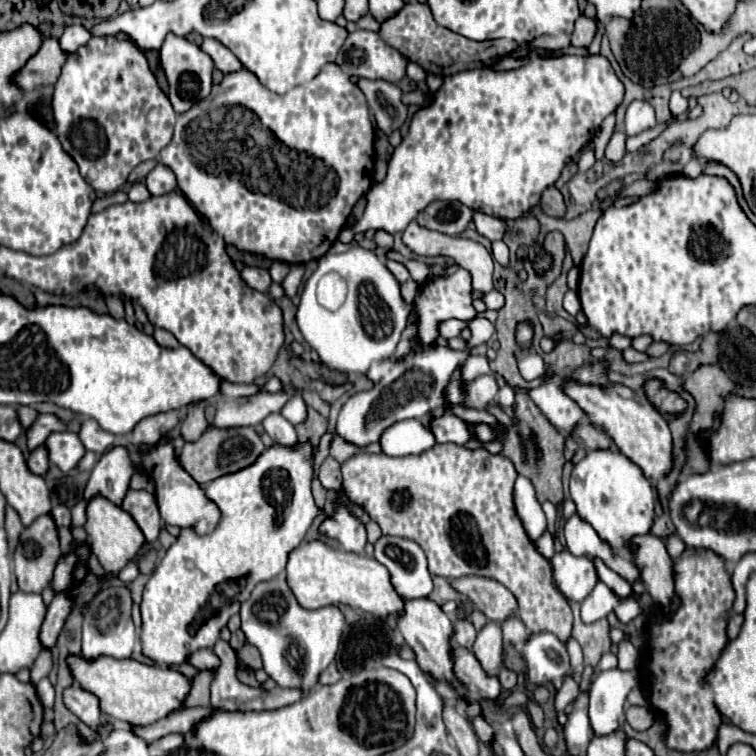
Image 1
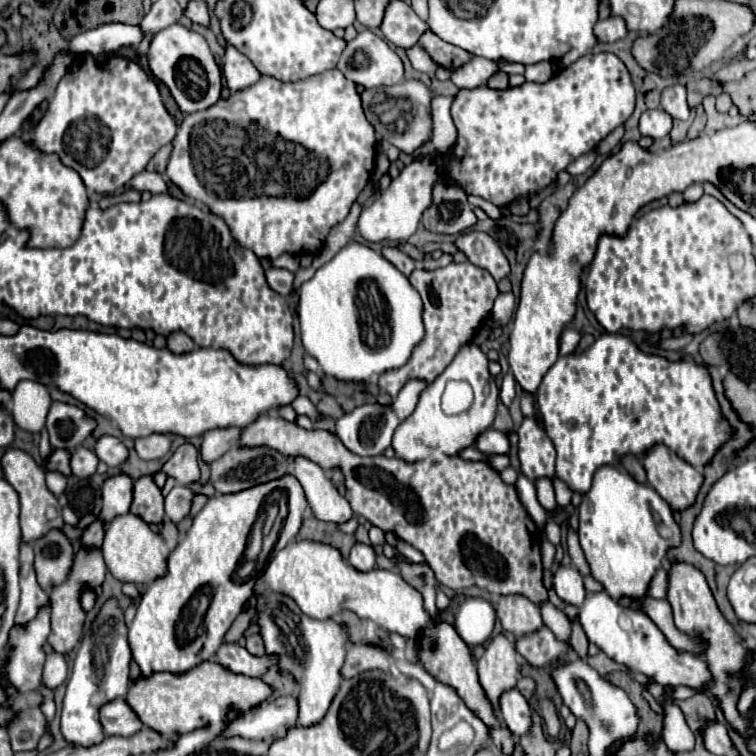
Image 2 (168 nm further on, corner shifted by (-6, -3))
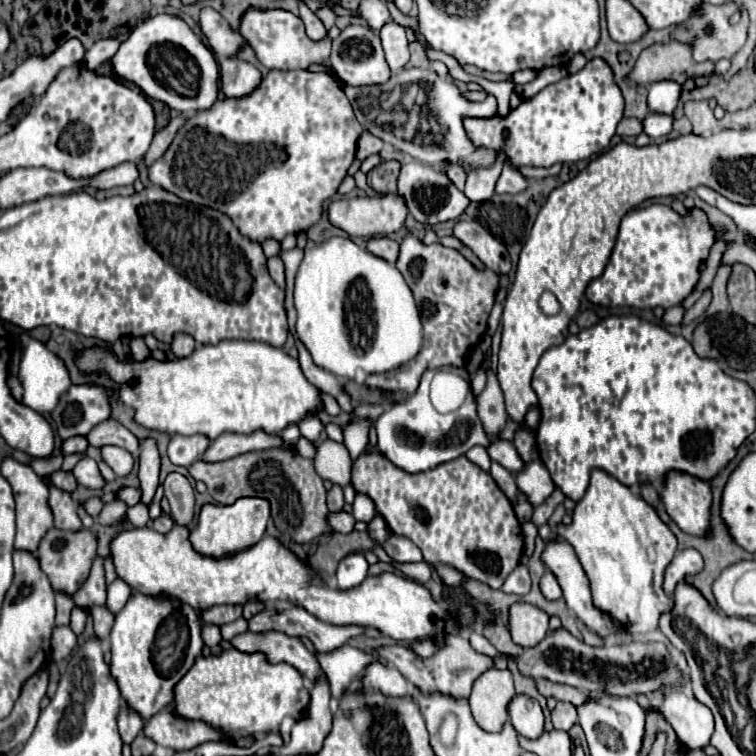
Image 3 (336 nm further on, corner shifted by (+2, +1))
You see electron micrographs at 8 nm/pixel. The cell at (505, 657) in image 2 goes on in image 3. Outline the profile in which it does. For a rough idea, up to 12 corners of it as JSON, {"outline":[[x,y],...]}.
{"outline":[[489,669],[475,683],[475,723],[497,733],[515,697],[511,671]]}

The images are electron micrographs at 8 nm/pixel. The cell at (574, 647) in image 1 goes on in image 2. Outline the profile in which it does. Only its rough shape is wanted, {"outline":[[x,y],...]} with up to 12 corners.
{"outline":[[543,603],[543,623],[557,641],[571,641],[571,623],[555,605]]}

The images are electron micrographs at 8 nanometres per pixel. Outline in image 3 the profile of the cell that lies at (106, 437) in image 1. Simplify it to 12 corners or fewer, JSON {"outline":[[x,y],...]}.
{"outline":[[121,447],[101,449],[103,461],[119,477],[133,469],[133,455]]}

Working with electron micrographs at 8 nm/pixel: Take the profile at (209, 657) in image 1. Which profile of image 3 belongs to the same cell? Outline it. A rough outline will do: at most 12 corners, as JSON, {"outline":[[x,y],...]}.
{"outline":[[245,631],[235,649],[261,649],[273,661],[289,661],[313,685],[323,677],[317,655],[299,637],[279,631]]}

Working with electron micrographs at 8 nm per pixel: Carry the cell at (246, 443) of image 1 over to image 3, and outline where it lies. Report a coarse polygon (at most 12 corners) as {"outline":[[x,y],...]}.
{"outline":[[295,451],[189,465],[219,505],[271,503],[281,535],[331,535],[323,479]]}

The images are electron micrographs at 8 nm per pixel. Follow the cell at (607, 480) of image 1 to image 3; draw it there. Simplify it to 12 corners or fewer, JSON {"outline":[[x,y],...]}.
{"outline":[[597,469],[573,523],[593,605],[627,635],[673,609],[675,535]]}

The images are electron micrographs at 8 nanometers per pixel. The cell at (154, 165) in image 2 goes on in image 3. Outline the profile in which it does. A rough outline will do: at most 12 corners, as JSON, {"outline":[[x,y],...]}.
{"outline":[[175,117],[155,139],[145,155],[151,165],[171,145],[175,133],[185,117]]}

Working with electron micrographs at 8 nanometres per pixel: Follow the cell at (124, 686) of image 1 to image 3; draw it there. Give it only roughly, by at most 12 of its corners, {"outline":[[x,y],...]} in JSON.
{"outline":[[261,651],[197,657],[175,709],[255,735],[309,707],[301,671]]}

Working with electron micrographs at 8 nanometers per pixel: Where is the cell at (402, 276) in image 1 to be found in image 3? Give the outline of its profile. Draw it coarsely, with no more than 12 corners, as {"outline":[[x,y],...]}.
{"outline":[[373,237],[367,251],[395,263],[399,243],[389,237]]}

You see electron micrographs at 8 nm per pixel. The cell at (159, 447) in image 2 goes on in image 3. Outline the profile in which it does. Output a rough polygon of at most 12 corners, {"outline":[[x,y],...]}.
{"outline":[[115,419],[87,435],[89,445],[117,445],[133,455],[139,439]]}

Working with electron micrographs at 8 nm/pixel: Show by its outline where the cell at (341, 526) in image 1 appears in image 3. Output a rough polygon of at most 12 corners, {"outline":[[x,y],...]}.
{"outline":[[347,555],[337,567],[337,587],[353,589],[367,577],[363,555]]}

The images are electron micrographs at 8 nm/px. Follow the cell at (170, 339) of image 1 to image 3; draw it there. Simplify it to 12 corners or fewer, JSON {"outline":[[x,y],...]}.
{"outline":[[185,333],[173,339],[175,357],[189,357],[195,349],[195,339]]}

